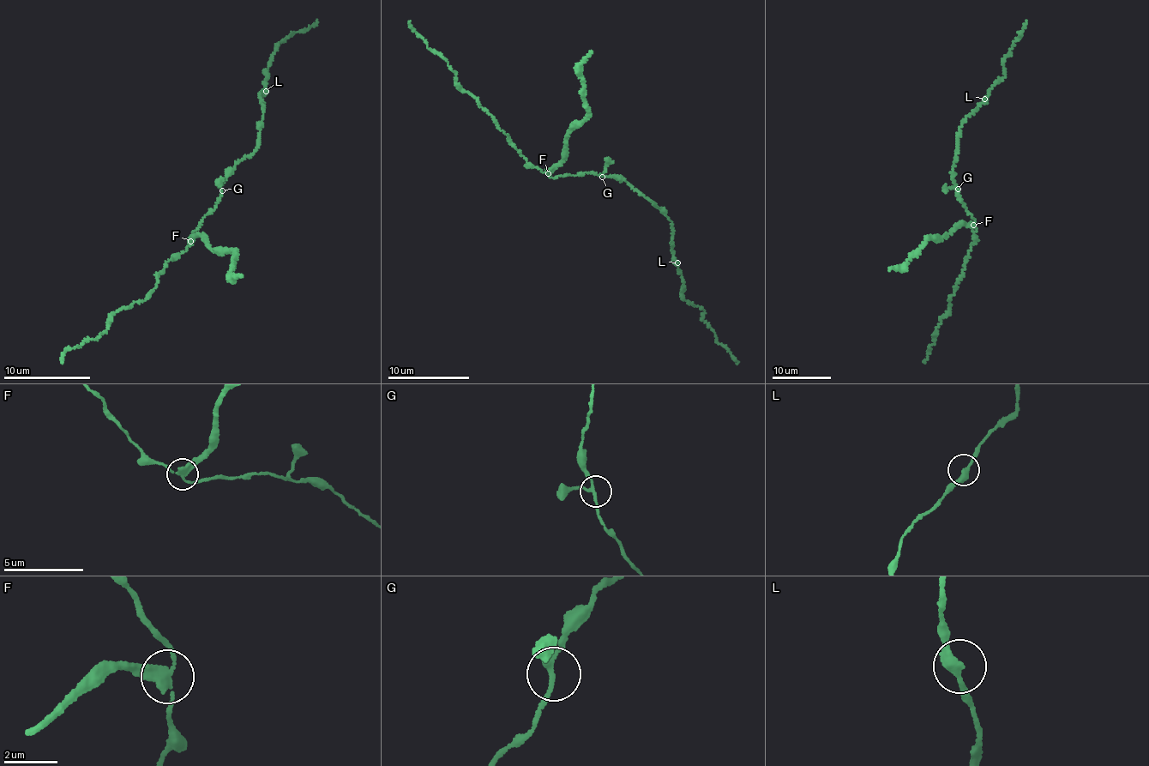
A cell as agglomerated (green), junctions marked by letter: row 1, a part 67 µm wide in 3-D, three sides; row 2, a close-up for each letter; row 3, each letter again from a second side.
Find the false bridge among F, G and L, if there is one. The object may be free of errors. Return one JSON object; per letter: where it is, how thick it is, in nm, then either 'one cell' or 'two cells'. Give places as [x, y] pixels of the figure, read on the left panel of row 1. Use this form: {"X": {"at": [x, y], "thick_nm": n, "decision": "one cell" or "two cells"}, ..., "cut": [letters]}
{"F": {"at": [190, 241], "thick_nm": 280, "decision": "two cells"}, "G": {"at": [222, 190], "thick_nm": 170, "decision": "one cell"}, "L": {"at": [266, 91], "thick_nm": 340, "decision": "one cell"}, "cut": ["F"]}

